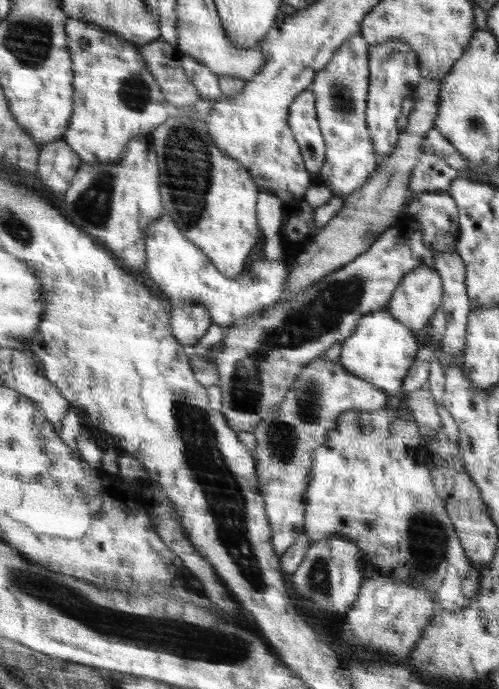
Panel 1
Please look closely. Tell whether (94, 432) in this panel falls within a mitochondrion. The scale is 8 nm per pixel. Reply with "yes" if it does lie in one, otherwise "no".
no

